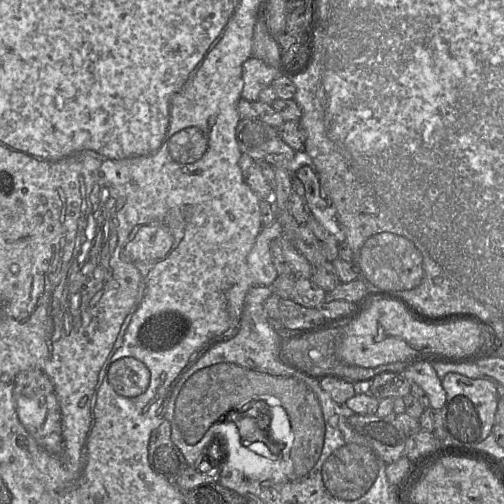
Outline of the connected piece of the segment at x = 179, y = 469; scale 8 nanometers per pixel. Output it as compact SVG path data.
M166 419L151 433L148 461L153 471L173 483L188 467L182 452L171 440L171 425Z

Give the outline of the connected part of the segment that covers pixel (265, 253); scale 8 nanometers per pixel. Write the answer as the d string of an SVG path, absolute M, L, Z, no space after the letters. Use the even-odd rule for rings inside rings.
M276 219L270 226L263 227L259 233L256 242L250 251L247 263L249 271L253 278L255 285L269 286L271 287L273 282L278 276L278 272L273 264L272 256L270 252L271 241L282 235L282 226L278 219Z

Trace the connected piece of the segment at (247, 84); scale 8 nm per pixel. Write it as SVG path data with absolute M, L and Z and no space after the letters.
M251 56L242 67L243 89L241 97L250 102L257 101L261 90L271 86L279 73L280 69L270 66L260 58Z

